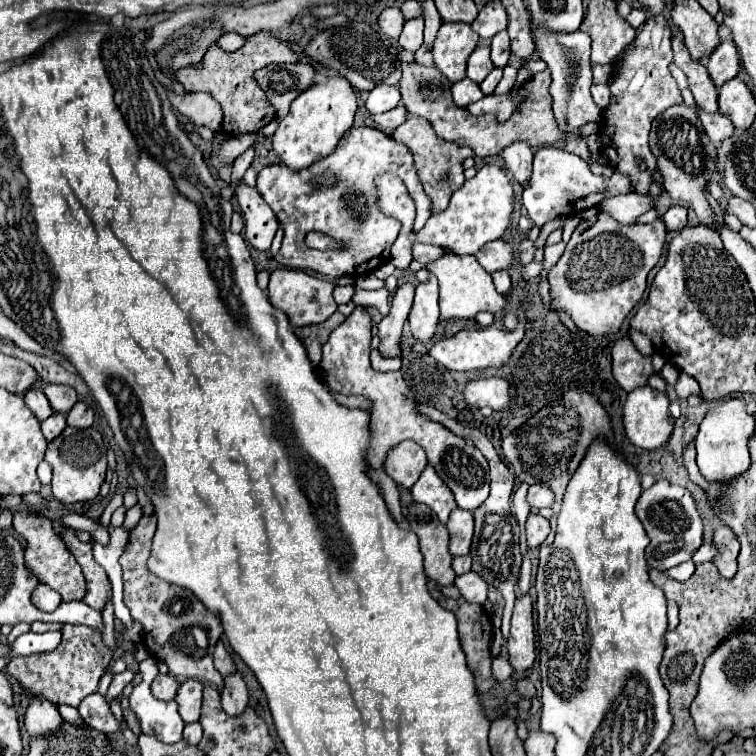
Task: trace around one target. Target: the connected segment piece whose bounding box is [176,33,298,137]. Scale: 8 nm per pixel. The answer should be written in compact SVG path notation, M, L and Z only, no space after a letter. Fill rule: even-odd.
M256 33L252 37L246 37L246 43L234 53L226 53L216 45L210 45L204 55L204 65L182 69L176 73L176 79L184 85L186 91L206 91L208 95L212 95L224 111L222 131L236 137L244 133L254 133L276 117L274 107L254 81L254 72L270 63L297 62L298 56L290 51L288 43L276 39L272 33Z

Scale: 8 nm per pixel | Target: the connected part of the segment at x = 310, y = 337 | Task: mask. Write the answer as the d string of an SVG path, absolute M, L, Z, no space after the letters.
M334 313L330 315L324 323L318 325L308 325L308 327L296 327L294 335L302 341L302 345L306 347L308 359L312 361L314 367L320 365L320 357L322 357L322 345L326 343L328 335L342 323L342 319L346 319L342 313Z

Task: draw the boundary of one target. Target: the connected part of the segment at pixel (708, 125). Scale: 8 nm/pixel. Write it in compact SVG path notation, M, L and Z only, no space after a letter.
M698 109L698 115L700 115L702 125L706 129L706 135L710 137L712 143L720 145L724 139L728 139L734 133L734 125L732 125L732 121L728 117L724 117L720 113L712 115L712 113L706 113L702 109Z

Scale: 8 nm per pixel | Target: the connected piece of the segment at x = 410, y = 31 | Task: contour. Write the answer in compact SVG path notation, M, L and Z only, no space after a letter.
M414 17L414 19L408 19L404 23L404 29L402 29L402 35L400 35L400 47L406 49L406 51L418 51L420 45L424 43L424 19L422 17Z

